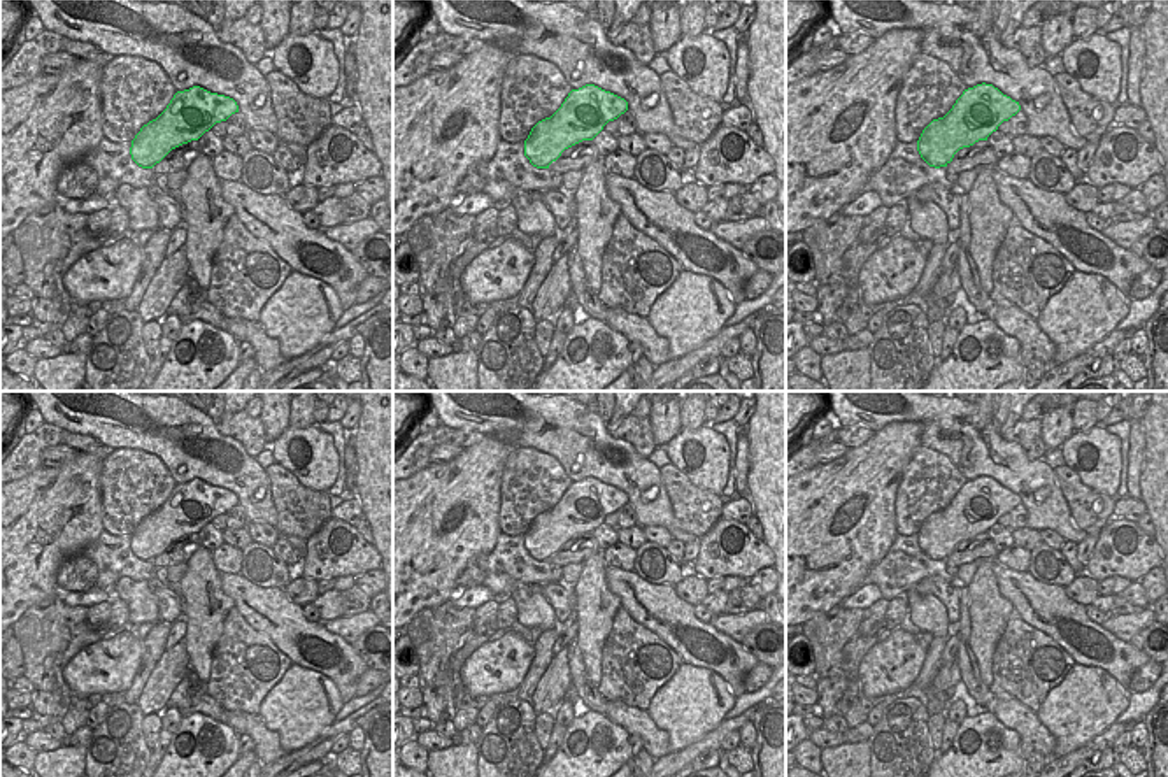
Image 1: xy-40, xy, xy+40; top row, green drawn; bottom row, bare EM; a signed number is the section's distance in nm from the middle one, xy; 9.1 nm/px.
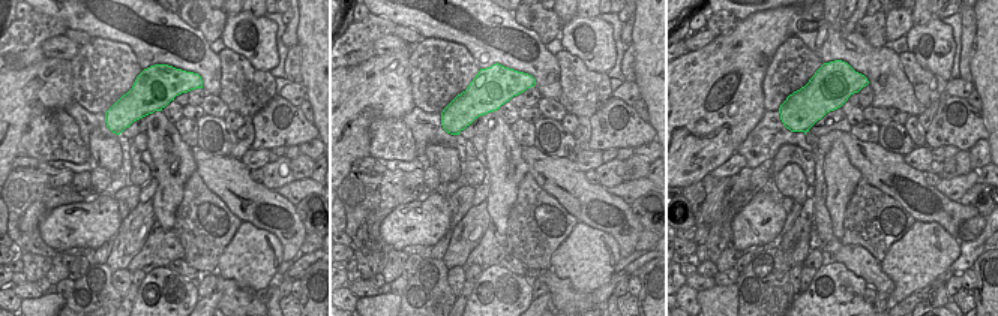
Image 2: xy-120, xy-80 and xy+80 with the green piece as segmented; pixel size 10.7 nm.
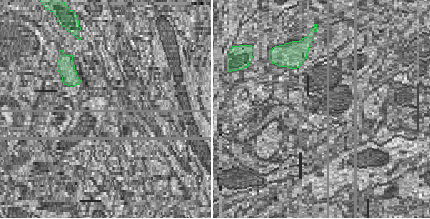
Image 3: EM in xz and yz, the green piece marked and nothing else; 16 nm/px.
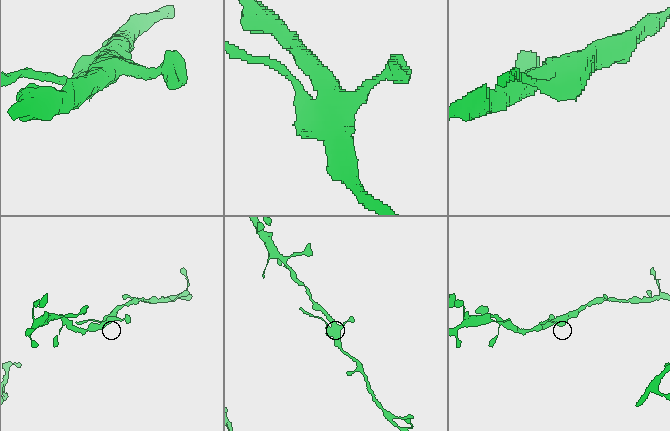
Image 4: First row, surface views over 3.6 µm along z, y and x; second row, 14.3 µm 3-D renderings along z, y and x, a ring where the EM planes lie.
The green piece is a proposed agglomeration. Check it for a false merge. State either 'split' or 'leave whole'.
split

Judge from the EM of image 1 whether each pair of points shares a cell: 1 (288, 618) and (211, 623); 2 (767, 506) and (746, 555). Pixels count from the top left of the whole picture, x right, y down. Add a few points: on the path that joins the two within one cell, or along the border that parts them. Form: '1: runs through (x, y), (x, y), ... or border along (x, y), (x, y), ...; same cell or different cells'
1: border along (220, 574), (220, 588), (234, 605); different cells
2: border along (762, 541), (767, 546); different cells

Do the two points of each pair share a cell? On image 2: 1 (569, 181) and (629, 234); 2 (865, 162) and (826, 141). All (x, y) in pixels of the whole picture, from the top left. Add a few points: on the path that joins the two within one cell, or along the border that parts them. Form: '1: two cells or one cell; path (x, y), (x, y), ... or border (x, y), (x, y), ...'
1: one cell; path (584, 196), (616, 219)
2: one cell; path (857, 152), (844, 137), (836, 137)

